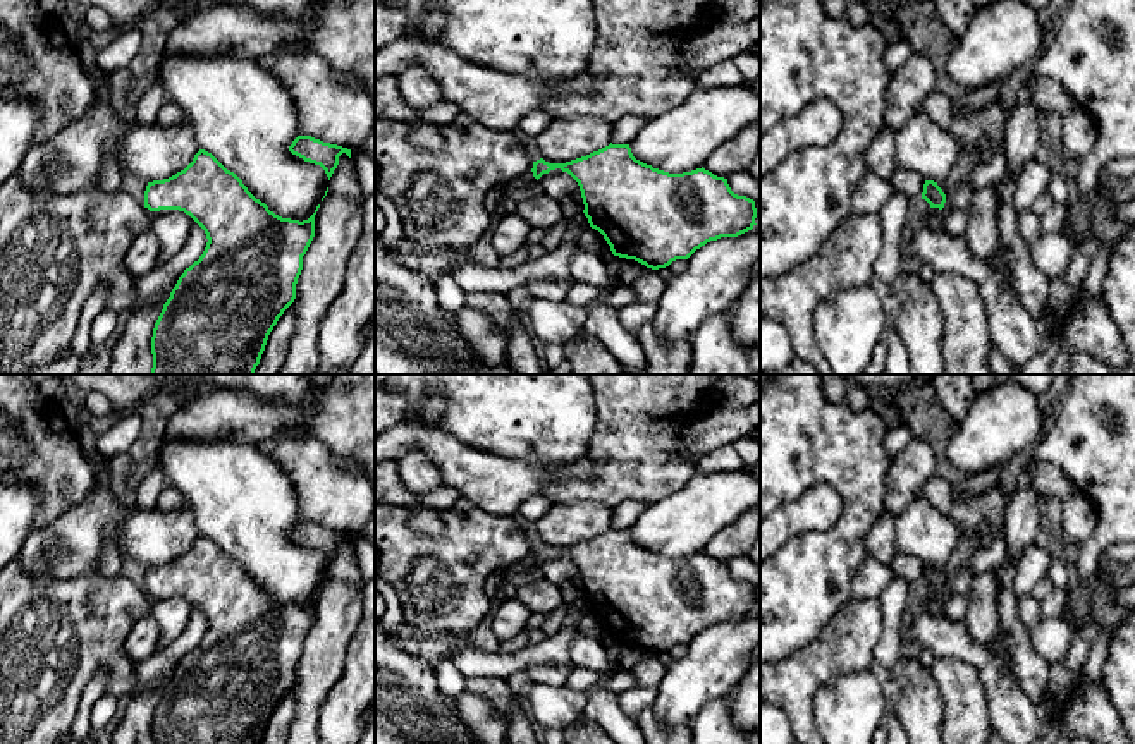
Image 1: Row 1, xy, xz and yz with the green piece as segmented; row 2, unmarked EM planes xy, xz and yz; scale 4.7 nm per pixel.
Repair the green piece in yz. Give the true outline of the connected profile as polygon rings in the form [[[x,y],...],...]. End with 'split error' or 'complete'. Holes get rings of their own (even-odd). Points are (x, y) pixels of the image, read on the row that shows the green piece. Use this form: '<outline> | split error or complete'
[[[925,180],[923,192],[922,192],[922,199],[925,199],[930,204],[930,208],[942,210],[944,208],[944,203],[946,203],[946,194],[937,186],[937,182]]] | complete

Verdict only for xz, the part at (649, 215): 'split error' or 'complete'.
complete

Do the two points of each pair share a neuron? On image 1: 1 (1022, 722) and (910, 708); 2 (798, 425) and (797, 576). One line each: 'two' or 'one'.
1: two
2: one

